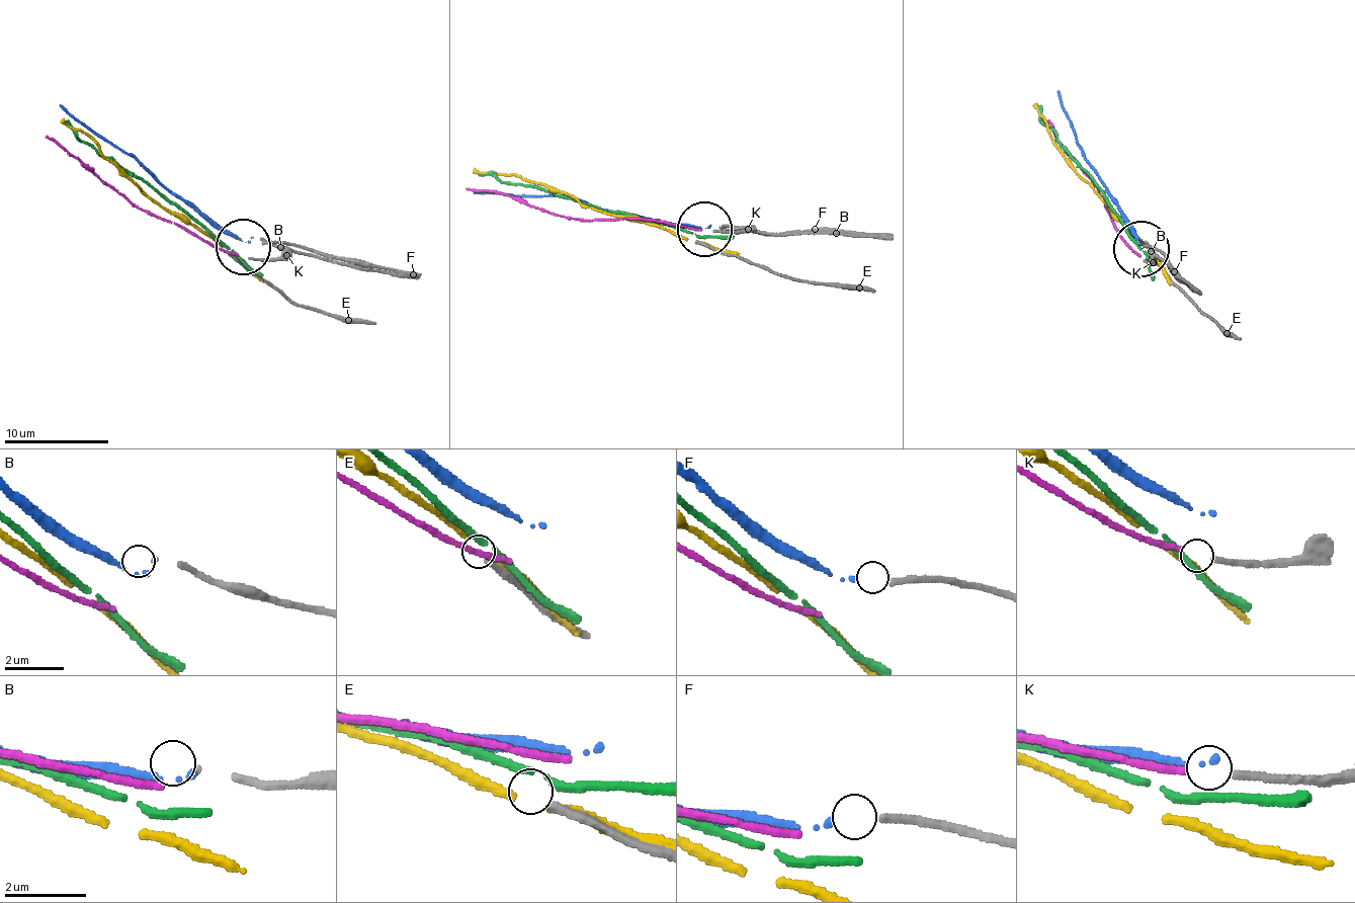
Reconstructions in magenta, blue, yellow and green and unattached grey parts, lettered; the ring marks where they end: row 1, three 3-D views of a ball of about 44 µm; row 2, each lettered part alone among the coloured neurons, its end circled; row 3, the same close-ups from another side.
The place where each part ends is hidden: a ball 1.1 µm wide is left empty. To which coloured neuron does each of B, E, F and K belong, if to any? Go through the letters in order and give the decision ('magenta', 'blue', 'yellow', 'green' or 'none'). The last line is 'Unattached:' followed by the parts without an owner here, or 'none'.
B: none
E: none
F: blue
K: magenta
Unattached: B, E

